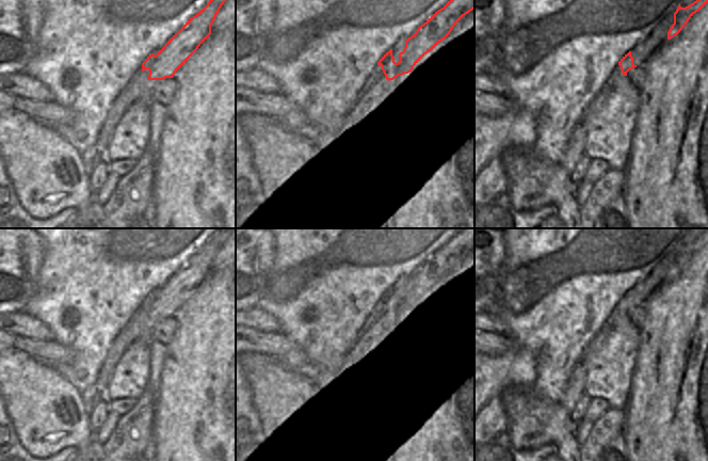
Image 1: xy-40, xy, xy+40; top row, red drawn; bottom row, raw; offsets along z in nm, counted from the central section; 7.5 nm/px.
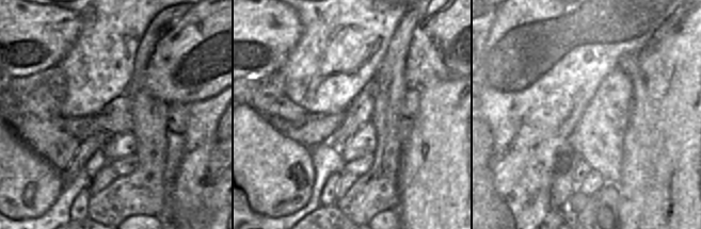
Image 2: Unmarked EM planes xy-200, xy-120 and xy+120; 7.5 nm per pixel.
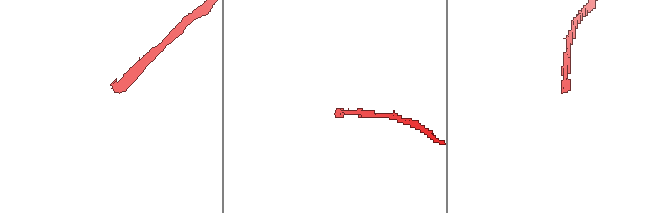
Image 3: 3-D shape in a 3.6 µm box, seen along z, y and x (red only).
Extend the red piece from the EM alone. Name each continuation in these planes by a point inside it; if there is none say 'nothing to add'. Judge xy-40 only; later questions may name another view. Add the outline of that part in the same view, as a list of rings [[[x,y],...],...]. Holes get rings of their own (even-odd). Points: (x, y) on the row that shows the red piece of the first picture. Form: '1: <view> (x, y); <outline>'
1: xy-40 (143, 88); [[[149,70],[140,71],[134,85],[134,104],[149,104],[151,92],[159,80],[148,80]]]

